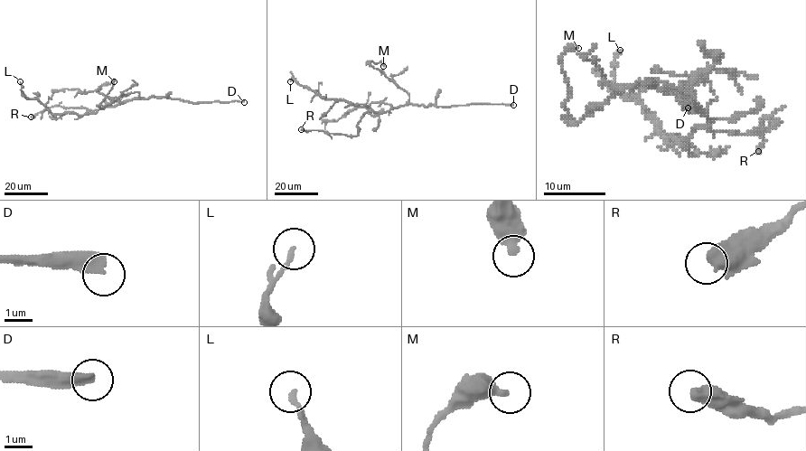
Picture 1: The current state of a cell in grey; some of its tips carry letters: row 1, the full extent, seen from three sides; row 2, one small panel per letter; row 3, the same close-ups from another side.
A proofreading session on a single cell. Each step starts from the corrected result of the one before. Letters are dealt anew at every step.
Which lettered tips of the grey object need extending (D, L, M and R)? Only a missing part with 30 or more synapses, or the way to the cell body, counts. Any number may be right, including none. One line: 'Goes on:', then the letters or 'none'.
Goes on: D

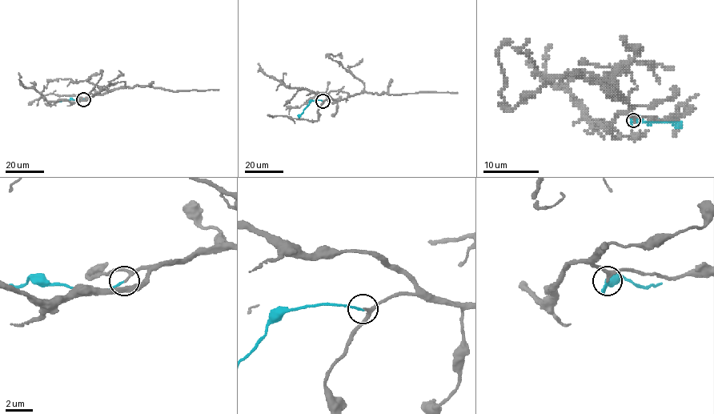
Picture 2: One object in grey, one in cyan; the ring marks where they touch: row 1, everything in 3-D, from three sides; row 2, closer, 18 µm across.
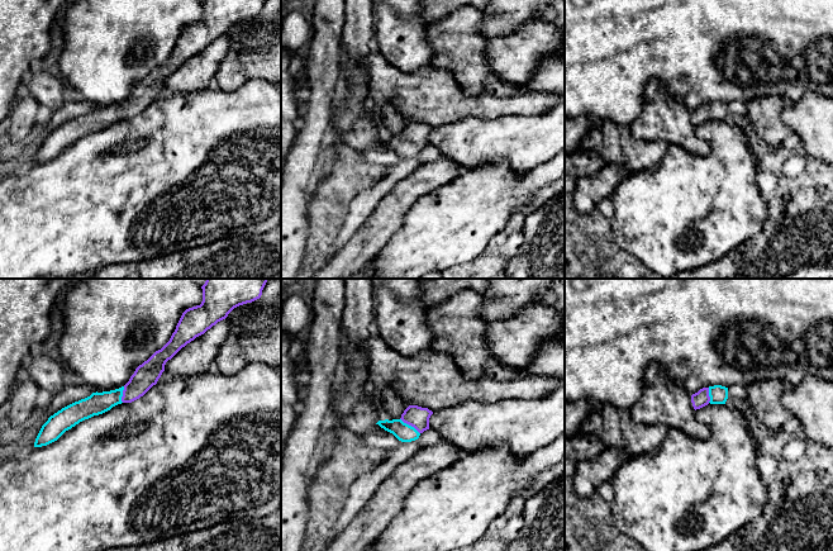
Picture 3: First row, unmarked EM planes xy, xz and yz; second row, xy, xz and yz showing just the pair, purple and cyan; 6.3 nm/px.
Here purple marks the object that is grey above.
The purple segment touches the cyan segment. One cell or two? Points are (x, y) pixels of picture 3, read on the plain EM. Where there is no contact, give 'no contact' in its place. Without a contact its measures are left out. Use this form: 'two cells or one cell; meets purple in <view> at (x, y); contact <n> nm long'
one cell; meets purple in xz at (410, 141); contact 160 nm long

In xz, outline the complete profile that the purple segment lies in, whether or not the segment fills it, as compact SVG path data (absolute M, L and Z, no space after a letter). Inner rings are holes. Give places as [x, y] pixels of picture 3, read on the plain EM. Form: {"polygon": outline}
{"polygon": "M409 122L400 136L379 137L379 141L385 147L392 149L401 158L411 158L429 146L429 134L433 130L428 124Z"}

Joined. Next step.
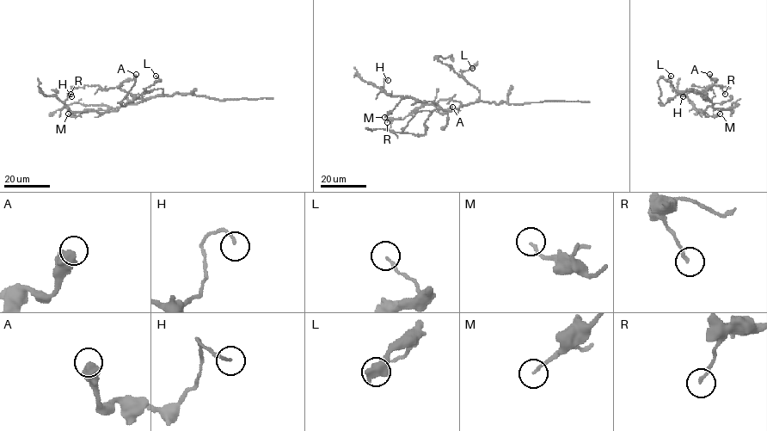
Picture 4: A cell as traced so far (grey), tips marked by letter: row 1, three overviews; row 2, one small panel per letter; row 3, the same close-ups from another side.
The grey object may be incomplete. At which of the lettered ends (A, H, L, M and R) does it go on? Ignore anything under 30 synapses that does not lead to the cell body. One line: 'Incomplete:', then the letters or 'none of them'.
Incomplete: none of them

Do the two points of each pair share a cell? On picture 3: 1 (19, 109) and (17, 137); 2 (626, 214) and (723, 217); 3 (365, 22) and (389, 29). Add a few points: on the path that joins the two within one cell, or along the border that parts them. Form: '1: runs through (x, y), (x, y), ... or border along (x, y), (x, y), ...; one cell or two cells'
1: runs through (19, 115), (18, 131); one cell
2: runs through (650, 214), (694, 215), (699, 222); one cell
3: border along (375, 13), (374, 48); two cells

